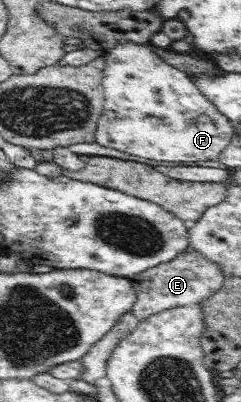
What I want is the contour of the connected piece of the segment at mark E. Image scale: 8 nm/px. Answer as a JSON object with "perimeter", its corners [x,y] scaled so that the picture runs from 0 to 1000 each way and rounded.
{"perimeter":[[[776,614],[697,652],[631,662],[618,672],[539,692],[548,719],[556,719],[556,756],[548,756],[544,774],[581,799],[656,774],[734,761],[822,759],[838,741],[855,741],[880,724],[905,721],[925,709],[934,692],[934,677],[921,674],[913,652],[880,652],[801,614]]]}

